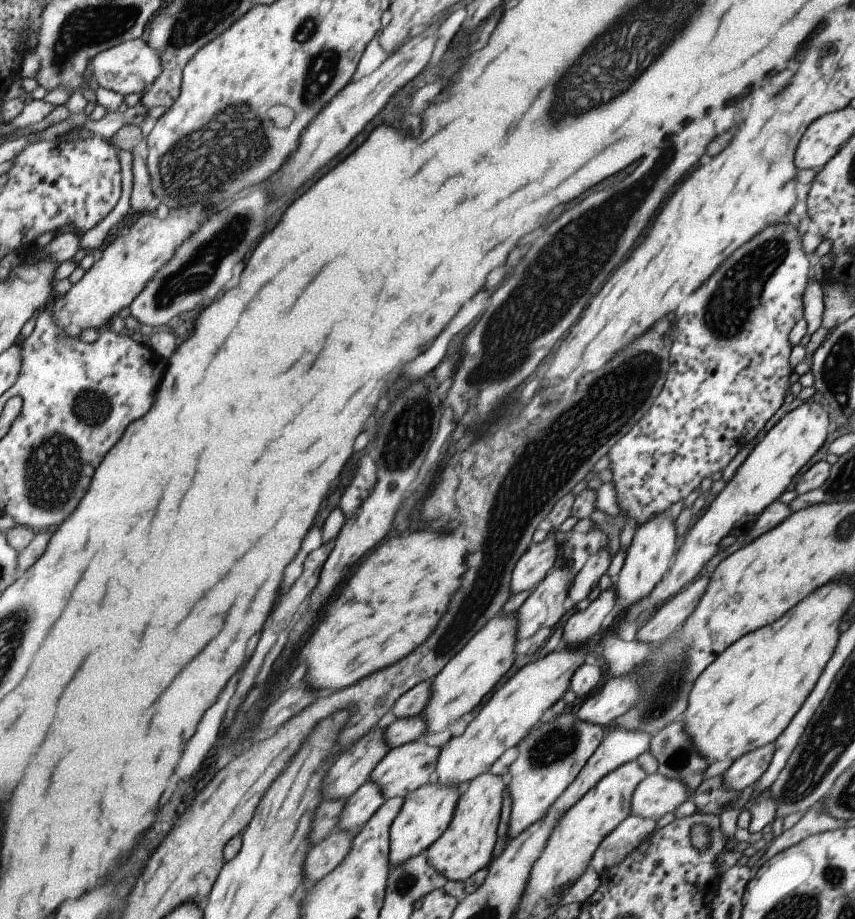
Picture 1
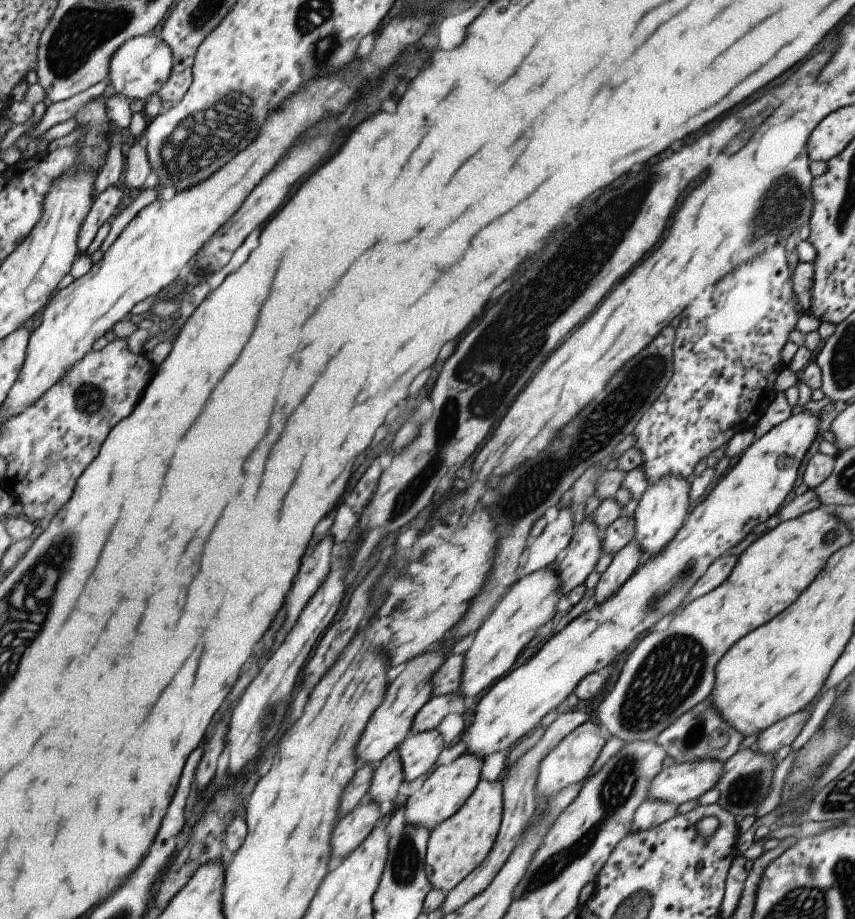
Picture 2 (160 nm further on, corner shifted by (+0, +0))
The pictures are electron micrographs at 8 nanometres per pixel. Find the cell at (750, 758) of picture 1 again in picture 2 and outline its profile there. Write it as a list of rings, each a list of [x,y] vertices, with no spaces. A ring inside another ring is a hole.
[[[803,707],[801,710],[774,722],[759,734],[753,749],[762,753],[776,752],[782,746],[793,742],[795,736],[801,732],[807,721],[810,710]]]

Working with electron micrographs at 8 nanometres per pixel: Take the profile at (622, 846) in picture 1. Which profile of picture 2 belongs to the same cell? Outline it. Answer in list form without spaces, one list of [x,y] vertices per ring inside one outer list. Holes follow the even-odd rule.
[[[646,798],[633,813],[631,831],[645,830],[661,824],[676,815],[676,808],[673,803]]]

